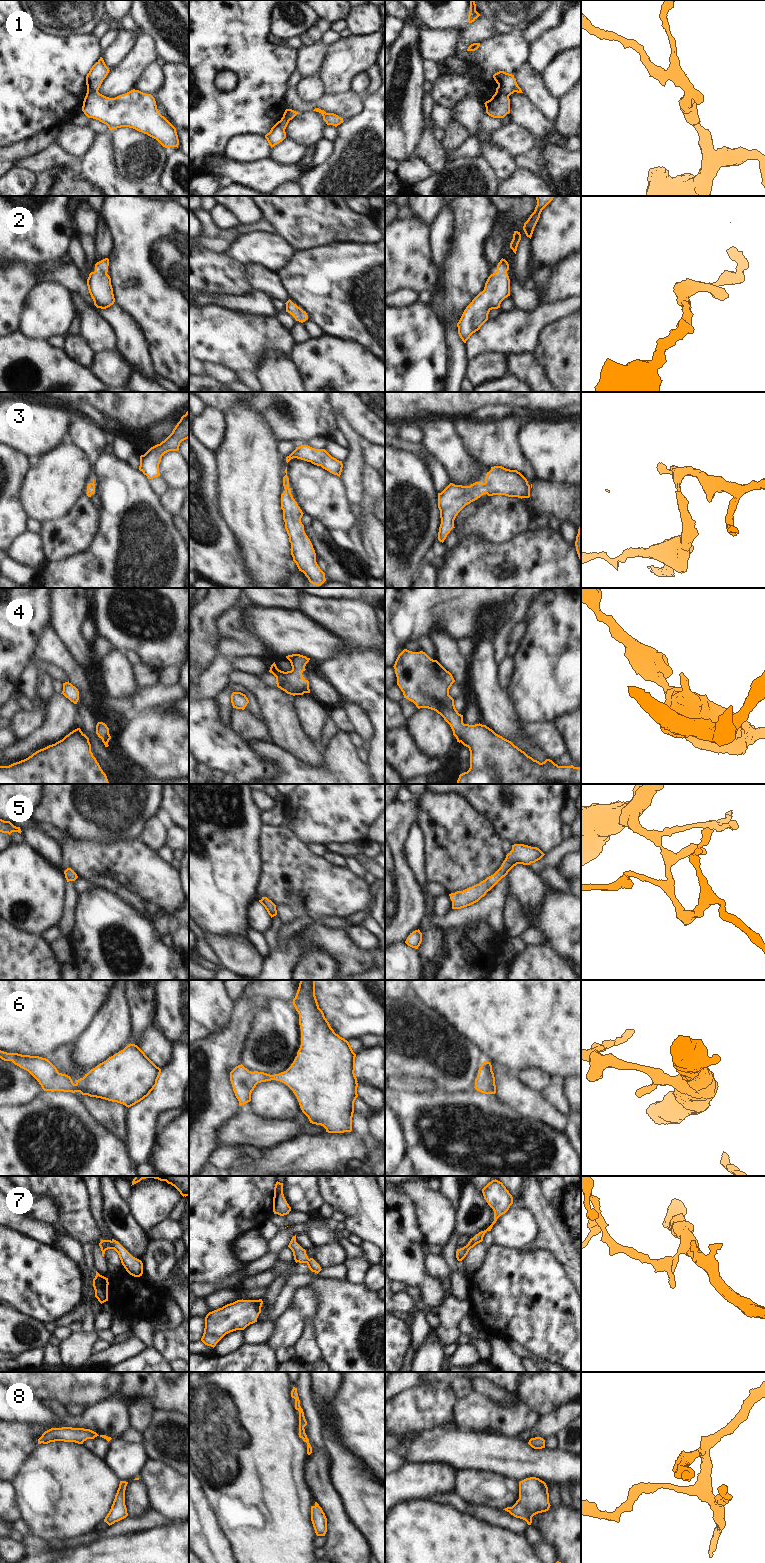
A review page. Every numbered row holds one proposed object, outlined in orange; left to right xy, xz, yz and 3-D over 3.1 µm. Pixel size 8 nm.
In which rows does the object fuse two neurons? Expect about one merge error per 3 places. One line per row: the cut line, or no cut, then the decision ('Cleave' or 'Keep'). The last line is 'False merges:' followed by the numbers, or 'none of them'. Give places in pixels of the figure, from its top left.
1: Split along yz (496, 90), (508, 96). Cleave
2: No split. Keep
3: No split. Keep
4: No split. Keep
5: No split. Keep
6: No split. Keep
7: Split along xy (111, 1241), (113, 1248). Cleave
8: No split. Keep
False merges: 1, 7.

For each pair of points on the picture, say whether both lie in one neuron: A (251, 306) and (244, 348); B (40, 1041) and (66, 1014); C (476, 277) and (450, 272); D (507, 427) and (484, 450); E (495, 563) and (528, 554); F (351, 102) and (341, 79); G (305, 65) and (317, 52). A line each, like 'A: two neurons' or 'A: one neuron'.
A: two neurons
B: one neuron
C: one neuron
D: one neuron
E: one neuron
F: two neurons
G: one neuron

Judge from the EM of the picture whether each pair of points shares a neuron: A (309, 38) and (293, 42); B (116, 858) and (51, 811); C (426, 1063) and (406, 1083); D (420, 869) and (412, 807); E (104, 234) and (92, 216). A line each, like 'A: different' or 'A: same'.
A: different
B: different
C: different
D: different
E: different

